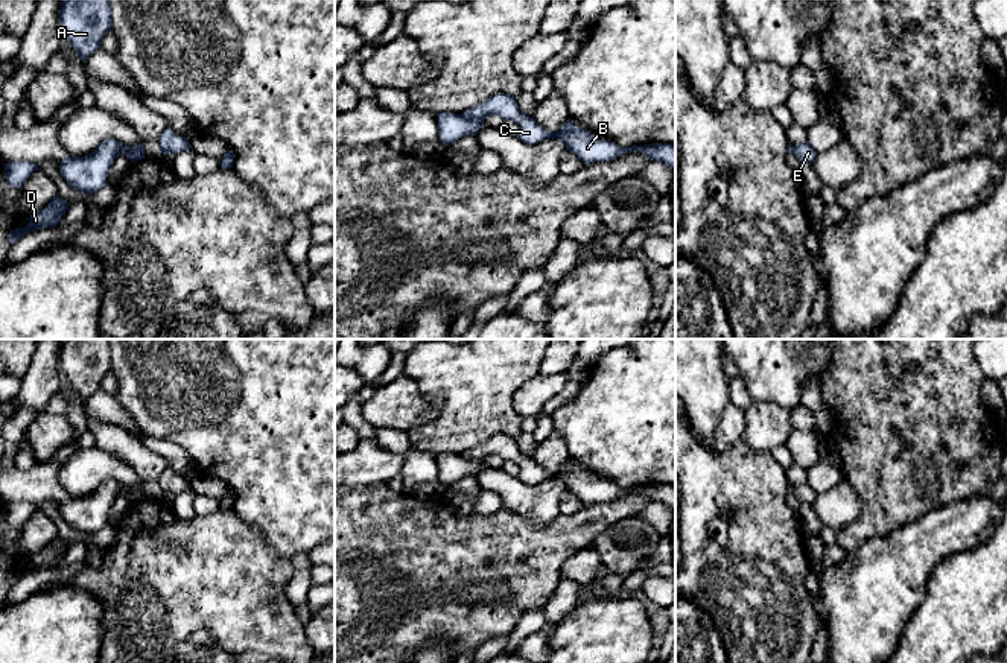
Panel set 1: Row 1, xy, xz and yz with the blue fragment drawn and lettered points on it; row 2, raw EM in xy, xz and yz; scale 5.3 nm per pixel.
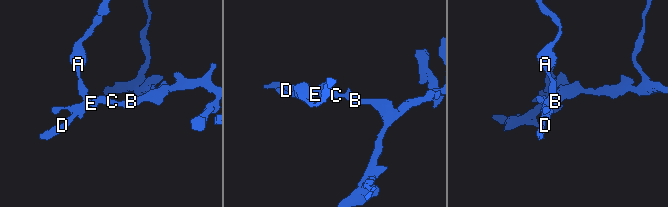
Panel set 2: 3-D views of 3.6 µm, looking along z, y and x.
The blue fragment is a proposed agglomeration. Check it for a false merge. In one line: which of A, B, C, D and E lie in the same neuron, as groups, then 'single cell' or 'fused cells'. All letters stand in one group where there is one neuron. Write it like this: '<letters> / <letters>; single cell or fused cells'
A D E / B C; fused cells

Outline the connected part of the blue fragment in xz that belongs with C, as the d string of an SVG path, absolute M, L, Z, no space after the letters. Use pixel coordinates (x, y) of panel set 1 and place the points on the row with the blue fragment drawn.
M505 93L491 96L488 100L464 111L462 116L469 119L499 116L504 122L513 120L520 128L517 137L522 141L535 144L548 138L558 138L564 143L566 151L575 154L584 164L612 161L622 154L640 151L650 161L660 161L675 170L675 144L653 143L622 148L577 126L570 119L558 131L549 132L532 117L520 111L516 97Z

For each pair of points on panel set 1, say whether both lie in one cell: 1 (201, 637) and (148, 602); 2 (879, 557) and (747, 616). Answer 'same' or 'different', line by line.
1: different
2: different

